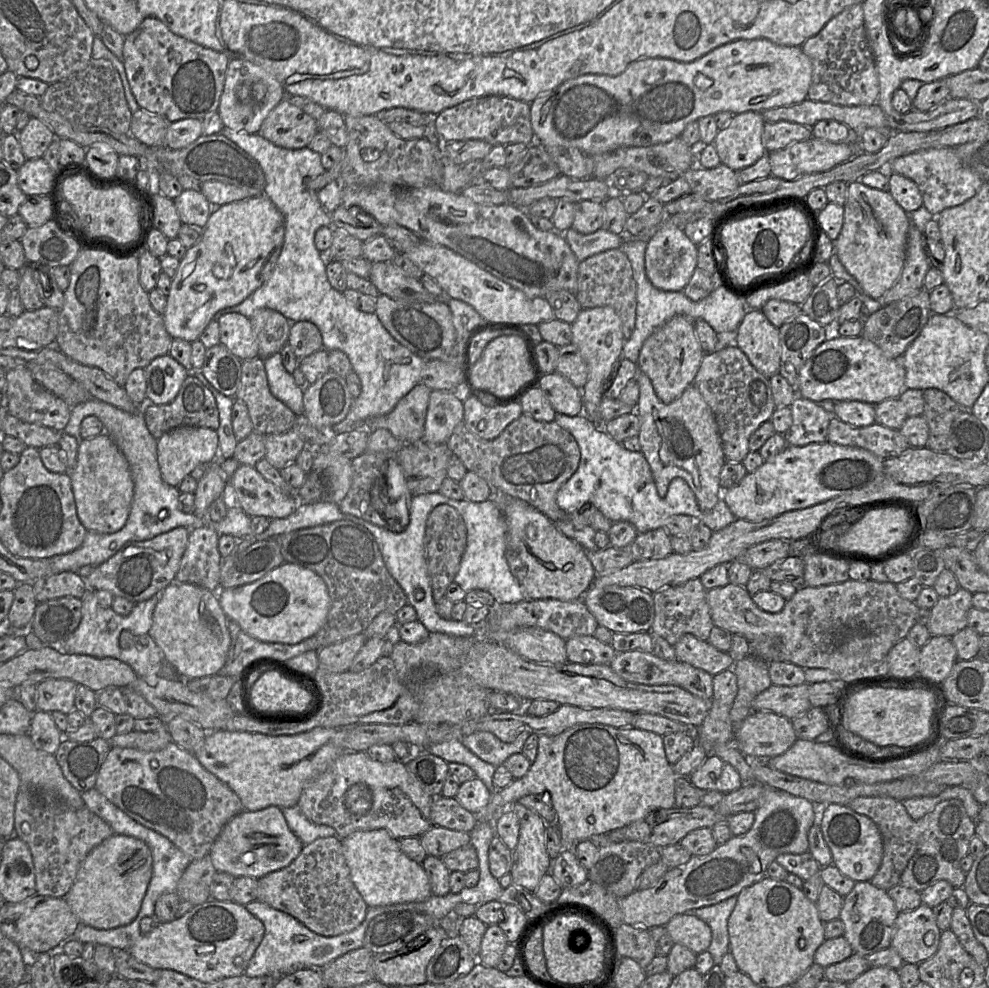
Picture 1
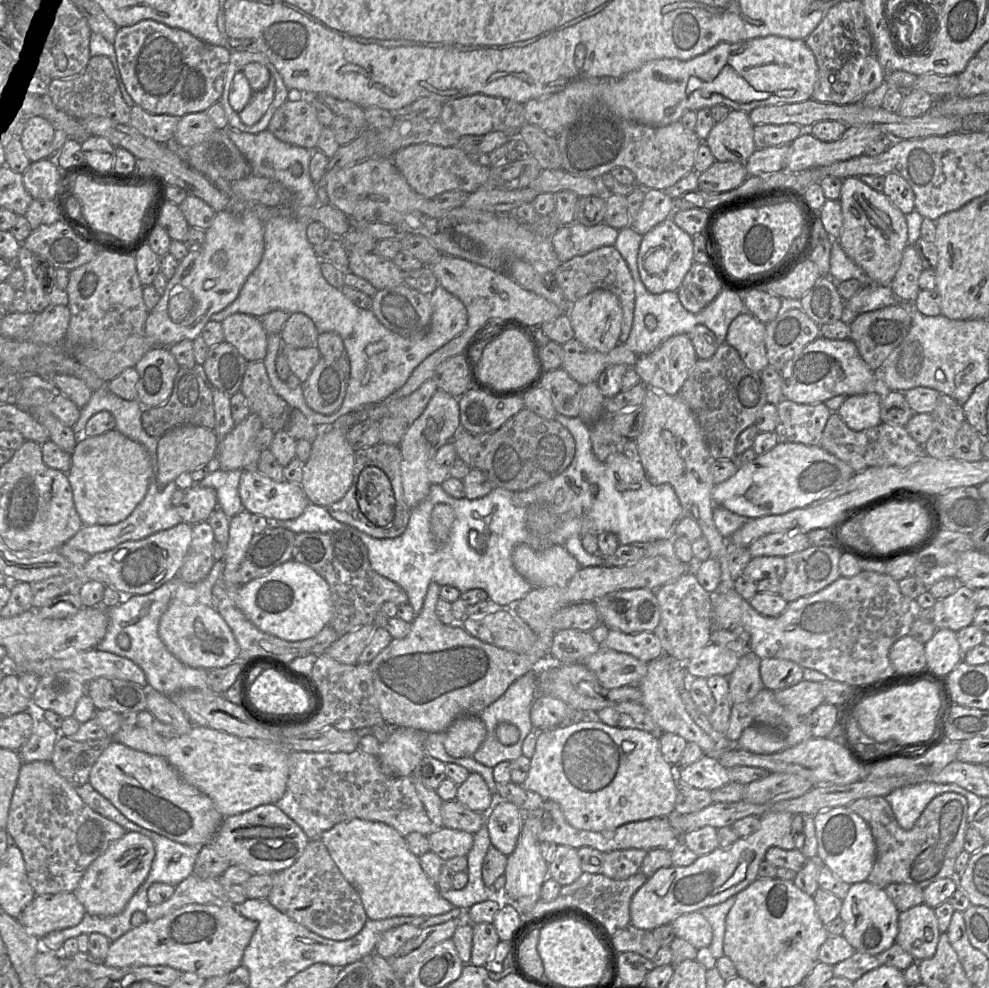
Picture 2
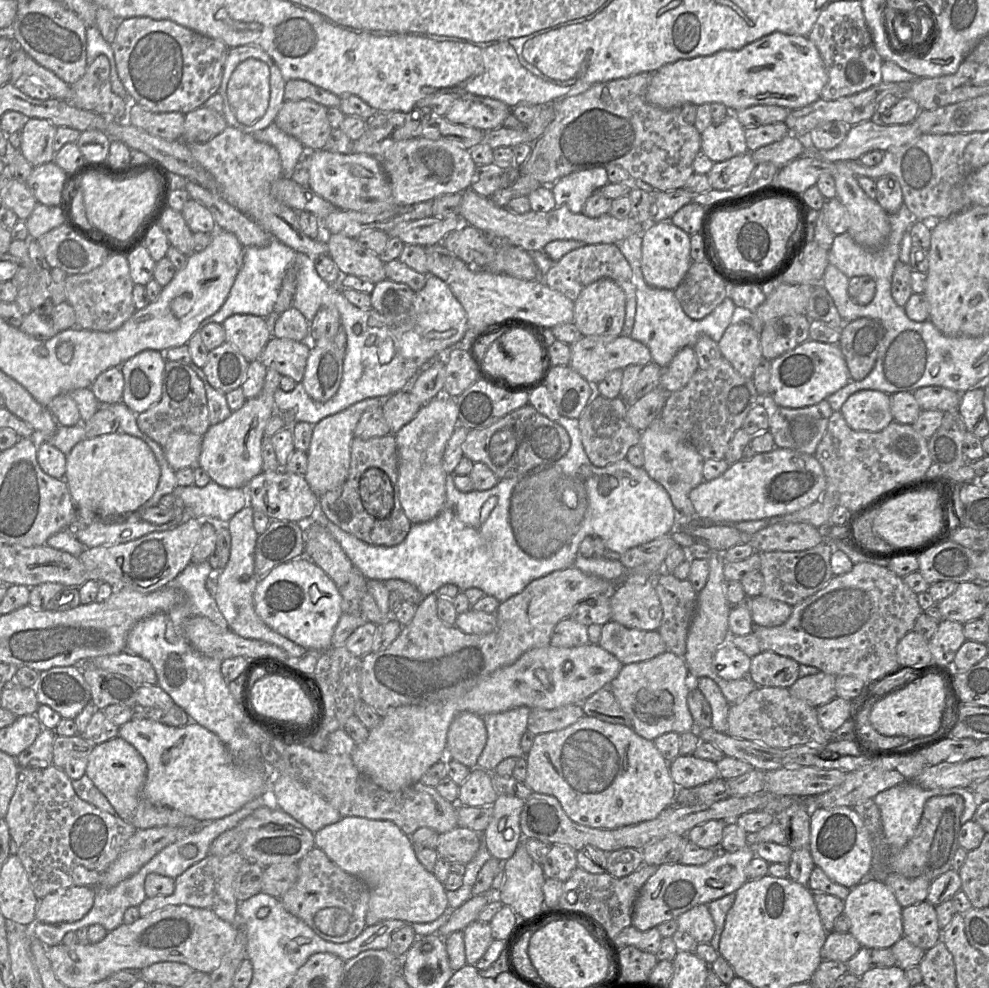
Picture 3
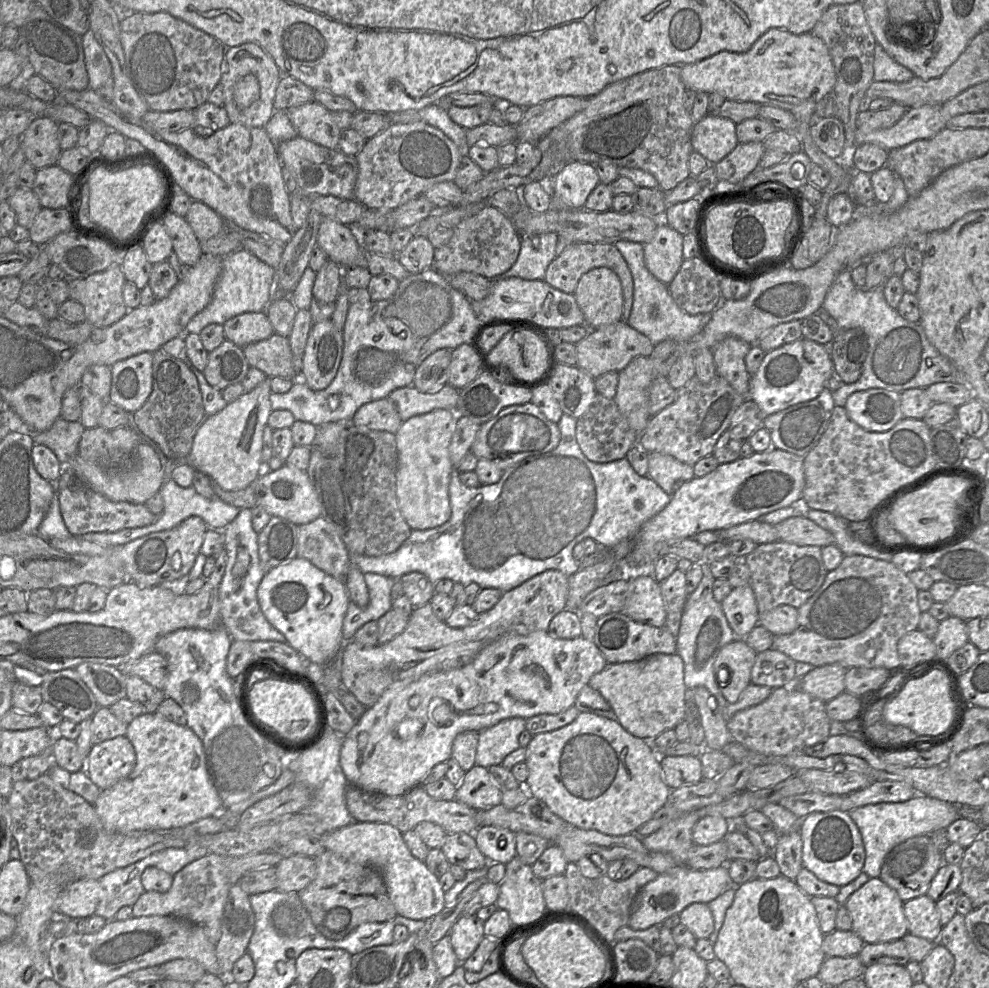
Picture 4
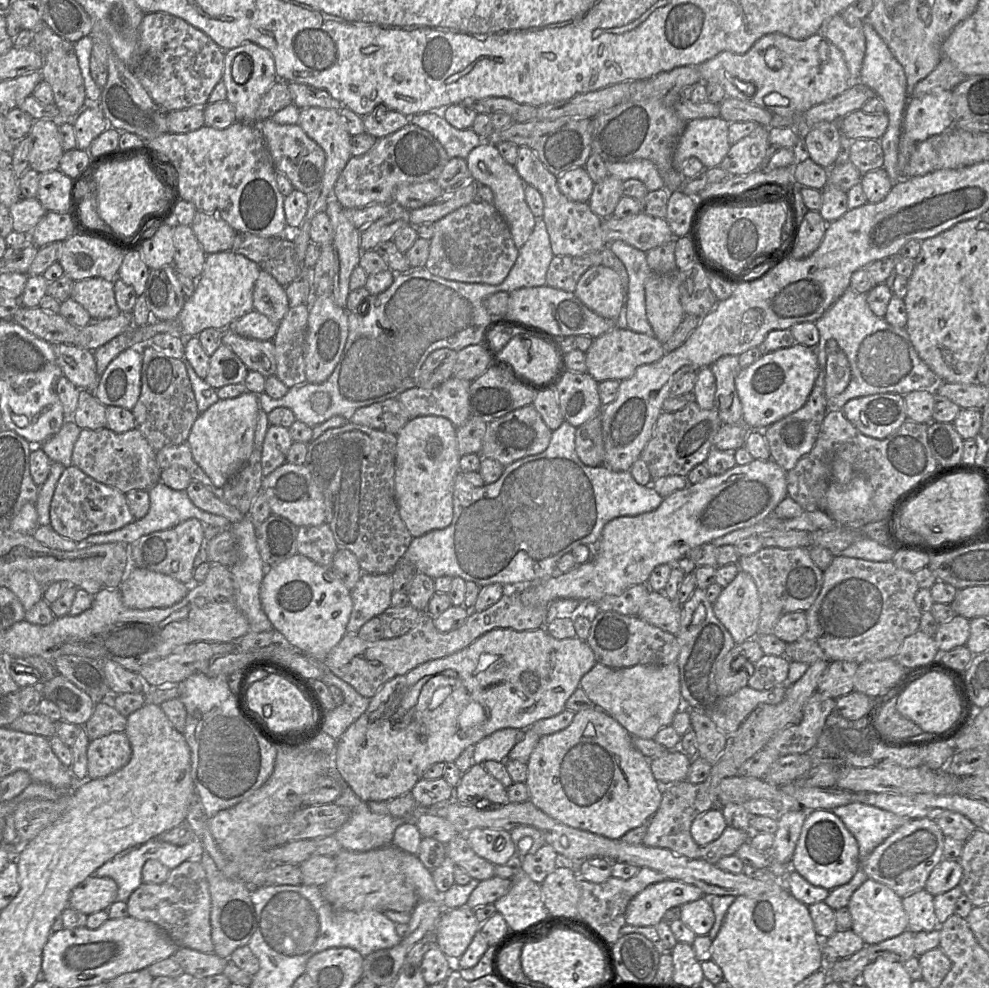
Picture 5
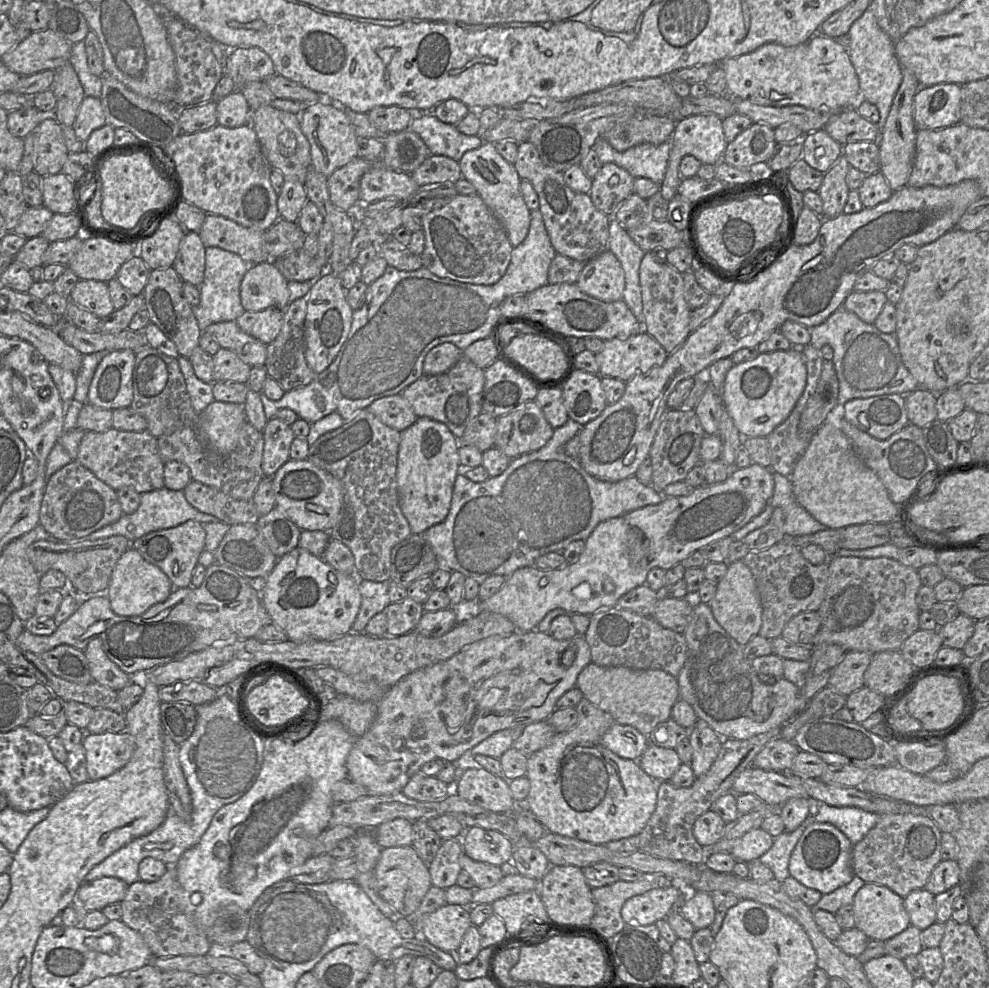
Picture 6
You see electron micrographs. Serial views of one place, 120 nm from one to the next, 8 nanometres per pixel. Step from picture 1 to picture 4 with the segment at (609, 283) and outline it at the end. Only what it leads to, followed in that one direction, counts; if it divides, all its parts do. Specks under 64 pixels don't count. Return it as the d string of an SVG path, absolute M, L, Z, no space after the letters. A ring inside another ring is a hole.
M588 242L570 243L548 265L544 281L548 283L550 286L560 291L573 294L580 277L587 271L598 267L610 268L619 277L623 292L623 314L621 320L627 322L633 304L633 277L624 257L619 252L619 250L614 246L614 244Z

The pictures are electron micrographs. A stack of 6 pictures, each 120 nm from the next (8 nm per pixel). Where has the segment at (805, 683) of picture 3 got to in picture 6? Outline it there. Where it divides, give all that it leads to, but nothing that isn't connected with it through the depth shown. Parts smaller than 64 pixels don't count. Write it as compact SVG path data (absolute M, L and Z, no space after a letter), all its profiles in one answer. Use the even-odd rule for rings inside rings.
M847 651L834 669L828 686L834 691L849 696L864 687L864 673L874 654L861 651Z

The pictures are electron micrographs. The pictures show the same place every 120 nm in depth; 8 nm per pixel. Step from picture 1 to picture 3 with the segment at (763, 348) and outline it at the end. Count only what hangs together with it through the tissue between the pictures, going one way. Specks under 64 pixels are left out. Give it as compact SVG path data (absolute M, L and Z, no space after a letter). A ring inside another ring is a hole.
M733 321L718 342L718 348L733 368L745 378L751 379L763 357L759 333L745 321Z

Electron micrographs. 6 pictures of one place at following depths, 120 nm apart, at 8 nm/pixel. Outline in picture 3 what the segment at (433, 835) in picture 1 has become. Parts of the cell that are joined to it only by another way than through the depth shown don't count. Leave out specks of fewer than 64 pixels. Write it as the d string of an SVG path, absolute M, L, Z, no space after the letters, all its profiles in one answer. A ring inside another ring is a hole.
M465 827L439 834L436 851L439 856L451 863L467 865L477 854L482 837L474 830Z

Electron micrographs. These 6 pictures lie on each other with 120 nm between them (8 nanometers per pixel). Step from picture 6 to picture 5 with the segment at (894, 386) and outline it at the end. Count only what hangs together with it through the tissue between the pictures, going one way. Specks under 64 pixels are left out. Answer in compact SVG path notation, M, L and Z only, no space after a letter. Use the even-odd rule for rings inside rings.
M849 287L814 323L819 332L815 354L818 356L818 351L825 351L827 340L835 339L838 347L845 353L851 370L850 382L846 389L827 400L827 411L842 410L848 400L873 394L897 393L904 396L920 389L933 389L940 381L937 375L920 359L906 328L894 327L884 317L876 316L867 304L866 294L858 293Z

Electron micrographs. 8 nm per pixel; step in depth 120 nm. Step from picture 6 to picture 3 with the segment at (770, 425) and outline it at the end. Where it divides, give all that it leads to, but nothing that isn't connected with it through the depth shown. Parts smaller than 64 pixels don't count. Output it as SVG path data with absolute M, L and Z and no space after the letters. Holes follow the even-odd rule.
M808 339L770 361L770 396L777 406L803 408L819 403L851 381L837 344Z

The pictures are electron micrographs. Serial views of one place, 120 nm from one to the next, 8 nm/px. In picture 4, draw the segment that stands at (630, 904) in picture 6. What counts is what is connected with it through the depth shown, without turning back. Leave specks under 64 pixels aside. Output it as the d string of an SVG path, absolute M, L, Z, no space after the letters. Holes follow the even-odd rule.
M727 865L708 870L677 866L659 874L643 887L635 899L628 926L634 930L645 930L653 925L660 925L670 916L680 914L692 903L708 904L730 887L733 887L733 883Z

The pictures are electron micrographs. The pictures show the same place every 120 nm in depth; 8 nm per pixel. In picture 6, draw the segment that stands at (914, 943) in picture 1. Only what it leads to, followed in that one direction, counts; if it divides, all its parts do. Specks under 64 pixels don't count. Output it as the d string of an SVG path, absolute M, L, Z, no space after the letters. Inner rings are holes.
M926 889L911 891L904 898L904 906L910 918L910 924L925 930L937 921L935 895Z

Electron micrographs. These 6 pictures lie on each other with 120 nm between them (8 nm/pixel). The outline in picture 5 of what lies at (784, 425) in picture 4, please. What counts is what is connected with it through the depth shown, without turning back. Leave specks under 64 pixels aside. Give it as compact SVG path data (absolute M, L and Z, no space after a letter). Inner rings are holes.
M818 351L818 375L806 403L800 409L763 430L764 437L769 446L770 459L786 472L793 469L797 462L813 448L827 413L827 398L825 396L826 359L826 351Z

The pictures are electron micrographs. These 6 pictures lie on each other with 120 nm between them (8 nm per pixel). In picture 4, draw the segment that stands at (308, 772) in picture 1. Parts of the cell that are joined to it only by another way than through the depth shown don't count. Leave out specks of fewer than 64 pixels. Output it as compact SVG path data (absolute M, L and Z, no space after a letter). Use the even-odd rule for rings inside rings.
M157 713L141 714L127 724L125 737L135 750L135 767L127 778L101 791L93 805L107 831L131 833L171 830L220 813L222 801L207 773L202 742L189 727L174 724Z

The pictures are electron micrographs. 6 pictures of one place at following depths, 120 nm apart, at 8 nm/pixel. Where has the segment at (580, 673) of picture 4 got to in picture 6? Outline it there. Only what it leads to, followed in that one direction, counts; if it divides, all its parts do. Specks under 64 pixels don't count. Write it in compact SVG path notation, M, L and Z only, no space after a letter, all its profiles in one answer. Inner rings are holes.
M537 629L528 632L515 632L510 635L493 635L483 638L469 646L463 648L448 660L438 662L420 669L417 669L396 684L388 688L386 694L377 703L377 716L368 731L356 739L351 751L346 759L347 777L364 786L368 795L385 795L401 792L410 778L417 773L423 764L436 758L441 758L448 762L454 762L464 753L488 738L493 733L511 729L514 727L526 727L535 722L547 720L556 710L556 703L559 698L576 686L576 681L580 672L591 663L591 651L584 636L577 635L571 640L557 640L552 638L547 632L540 632ZM569 649L574 649L575 659L570 666L562 664L562 655Z

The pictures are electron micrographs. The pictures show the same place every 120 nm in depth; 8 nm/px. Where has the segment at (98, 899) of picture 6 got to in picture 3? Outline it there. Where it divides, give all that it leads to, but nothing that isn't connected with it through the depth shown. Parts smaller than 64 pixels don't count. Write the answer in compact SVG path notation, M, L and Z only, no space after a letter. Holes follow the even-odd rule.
M74 886L55 891L39 899L37 922L56 924L81 920L93 907L95 887Z

